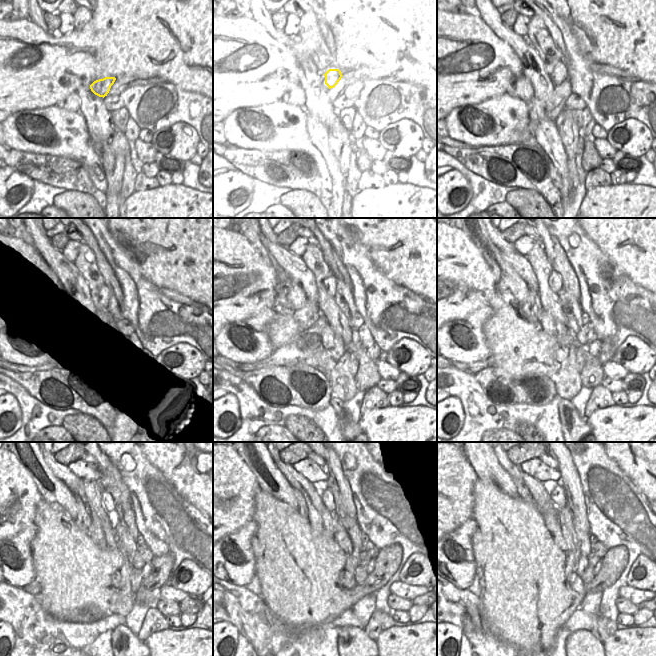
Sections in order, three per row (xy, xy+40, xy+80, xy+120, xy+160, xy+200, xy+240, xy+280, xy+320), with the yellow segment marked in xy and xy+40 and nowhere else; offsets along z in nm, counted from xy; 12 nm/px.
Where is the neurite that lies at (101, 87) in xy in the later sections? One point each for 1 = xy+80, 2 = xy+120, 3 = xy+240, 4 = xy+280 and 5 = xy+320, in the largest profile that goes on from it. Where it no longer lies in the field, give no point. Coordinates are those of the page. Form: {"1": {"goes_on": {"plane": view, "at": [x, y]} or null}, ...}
{"1": {"goes_on": {"plane": "xy+80", "at": [560, 73]}}, "2": {"goes_on": {"plane": "xy+120", "at": [104, 293]}}, "3": {"goes_on": {"plane": "xy+240", "at": [107, 502]}}, "4": {"goes_on": {"plane": "xy+280", "at": [327, 496]}}, "5": {"goes_on": {"plane": "xy+320", "at": [556, 492]}}}

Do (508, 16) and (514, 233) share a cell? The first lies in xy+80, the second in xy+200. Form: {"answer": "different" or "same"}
{"answer": "same"}

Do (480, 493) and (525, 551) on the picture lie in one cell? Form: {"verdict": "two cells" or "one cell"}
{"verdict": "one cell"}

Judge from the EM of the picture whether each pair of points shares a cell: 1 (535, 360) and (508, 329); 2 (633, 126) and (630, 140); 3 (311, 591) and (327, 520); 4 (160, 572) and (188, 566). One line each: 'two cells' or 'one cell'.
1: one cell
2: one cell
3: two cells
4: two cells

